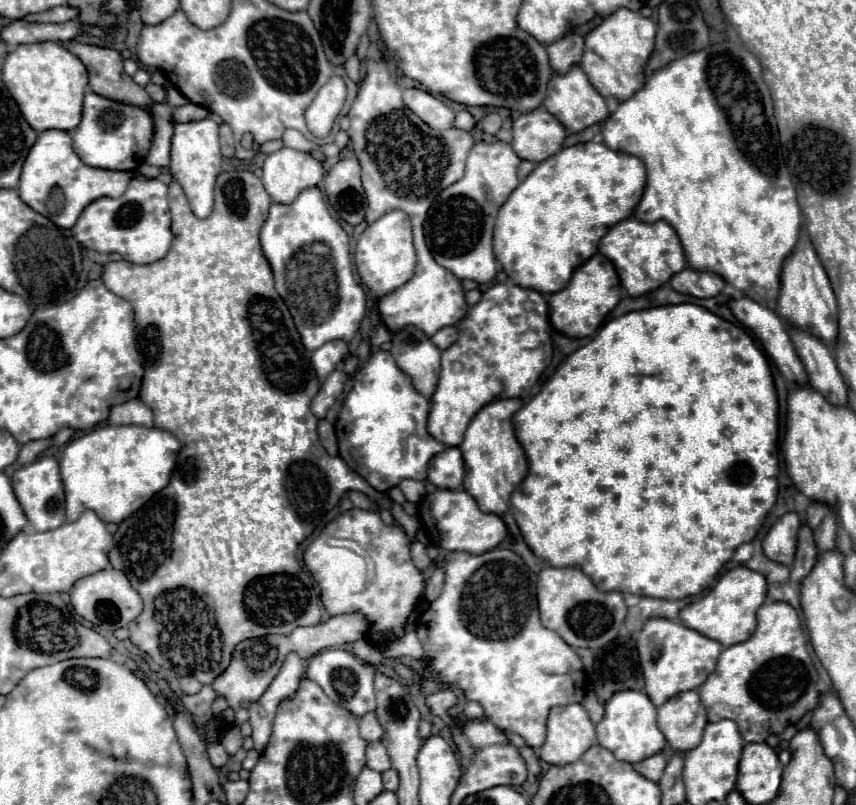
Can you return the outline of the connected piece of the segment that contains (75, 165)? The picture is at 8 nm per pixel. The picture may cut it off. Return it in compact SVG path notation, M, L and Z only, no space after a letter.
M45 130L27 154L17 190L21 200L35 212L47 216L59 228L71 228L87 204L101 196L119 198L131 178L131 172L101 170L83 164L73 152L73 140L65 130Z

